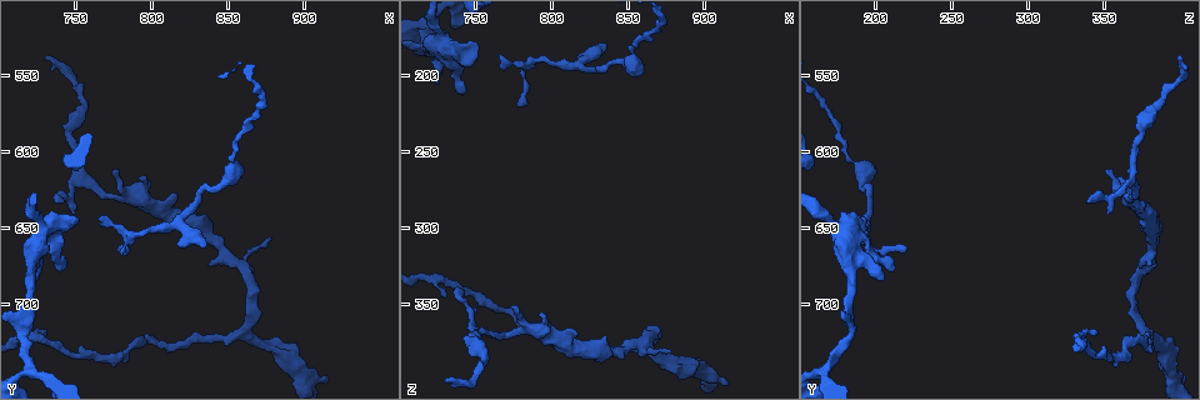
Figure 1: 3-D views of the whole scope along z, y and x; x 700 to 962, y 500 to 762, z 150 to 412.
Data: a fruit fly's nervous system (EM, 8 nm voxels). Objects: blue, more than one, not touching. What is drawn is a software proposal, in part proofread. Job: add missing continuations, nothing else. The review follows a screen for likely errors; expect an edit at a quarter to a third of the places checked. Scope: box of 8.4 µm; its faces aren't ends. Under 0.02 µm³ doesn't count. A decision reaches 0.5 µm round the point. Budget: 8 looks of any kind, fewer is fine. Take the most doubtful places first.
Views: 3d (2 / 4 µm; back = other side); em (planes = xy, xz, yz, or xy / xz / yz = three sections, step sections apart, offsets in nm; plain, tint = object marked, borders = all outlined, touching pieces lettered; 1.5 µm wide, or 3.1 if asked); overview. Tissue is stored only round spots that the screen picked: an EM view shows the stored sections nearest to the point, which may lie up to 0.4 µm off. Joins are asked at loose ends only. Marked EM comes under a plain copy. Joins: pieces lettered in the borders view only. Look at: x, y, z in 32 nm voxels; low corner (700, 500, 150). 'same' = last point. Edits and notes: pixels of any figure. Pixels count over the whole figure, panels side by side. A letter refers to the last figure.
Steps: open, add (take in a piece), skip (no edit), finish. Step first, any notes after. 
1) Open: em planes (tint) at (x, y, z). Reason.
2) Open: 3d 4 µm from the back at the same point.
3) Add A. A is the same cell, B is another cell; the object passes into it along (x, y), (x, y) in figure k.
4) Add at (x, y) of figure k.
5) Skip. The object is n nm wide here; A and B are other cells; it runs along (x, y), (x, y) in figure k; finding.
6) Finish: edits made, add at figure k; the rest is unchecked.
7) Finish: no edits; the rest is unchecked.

Open: 3d 4 µm at (726, 682, 204). An open end.

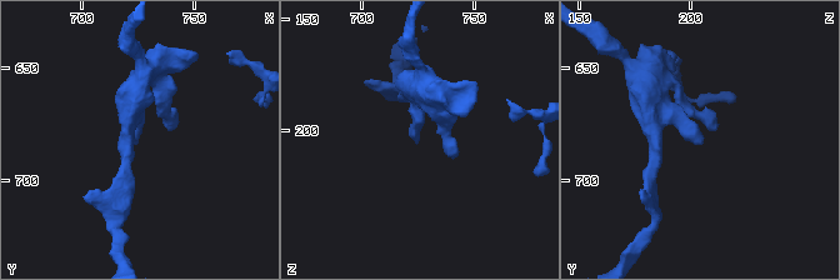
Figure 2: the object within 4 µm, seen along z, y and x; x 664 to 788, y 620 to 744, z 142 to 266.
Open: em xz step 4 (borders) at (725, 685, 203).

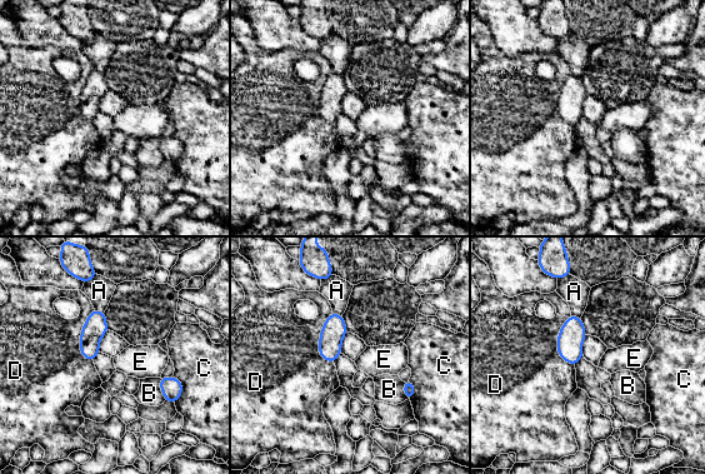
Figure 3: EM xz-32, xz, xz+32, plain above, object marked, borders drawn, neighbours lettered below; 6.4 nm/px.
Skip. A, B, C, D and E are other cells; a border runs along (94, 309), (80, 337), (91, 362) in figure 3; none of them fits.

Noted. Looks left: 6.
Open: 3d 2 µm at (832, 662, 180).

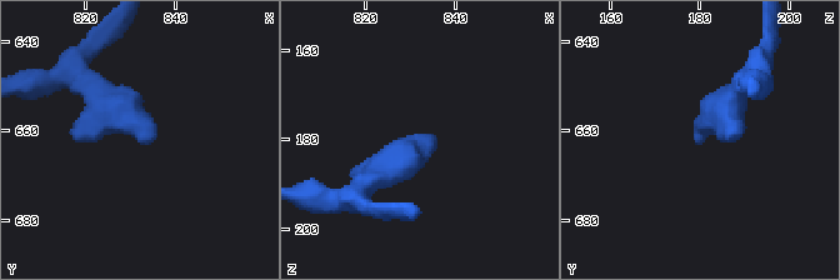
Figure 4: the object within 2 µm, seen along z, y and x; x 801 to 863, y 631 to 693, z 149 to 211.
Open: em xz step 4 (borders) at (832, 663, 179).

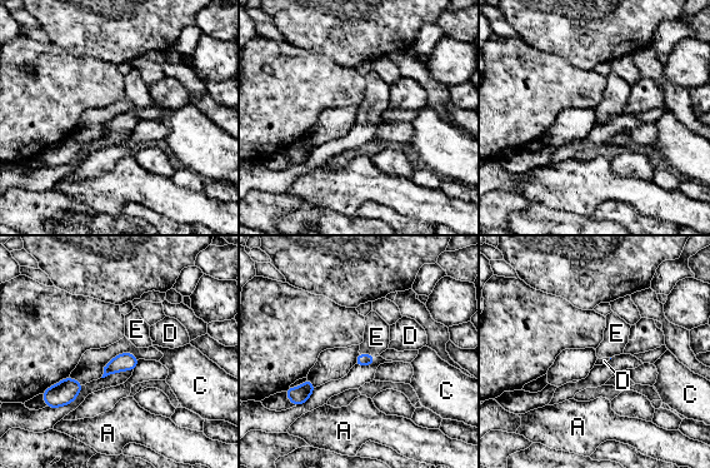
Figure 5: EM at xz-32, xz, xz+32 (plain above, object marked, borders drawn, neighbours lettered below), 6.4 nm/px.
Open: em planes (borders) at the same point.

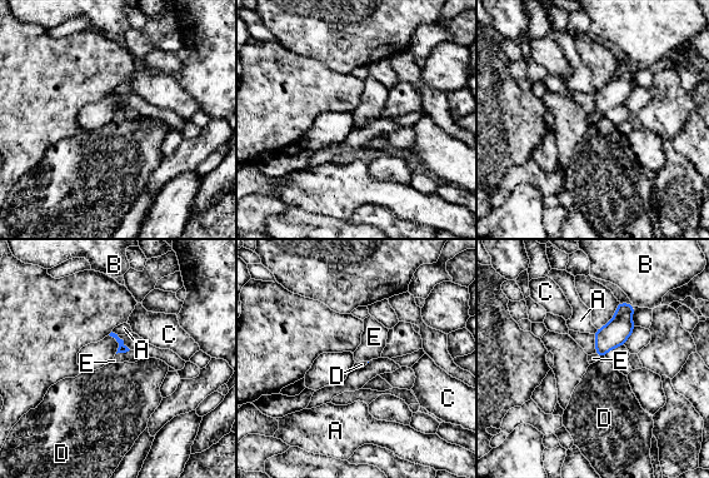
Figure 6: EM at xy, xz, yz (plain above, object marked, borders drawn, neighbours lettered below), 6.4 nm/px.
Add E. E is the same cell, A, B, C and D are other cells; the object passes into it along (123, 348), (123, 352), (131, 355) in figure 6; it goes on there.

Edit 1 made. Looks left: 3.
Open: overview.

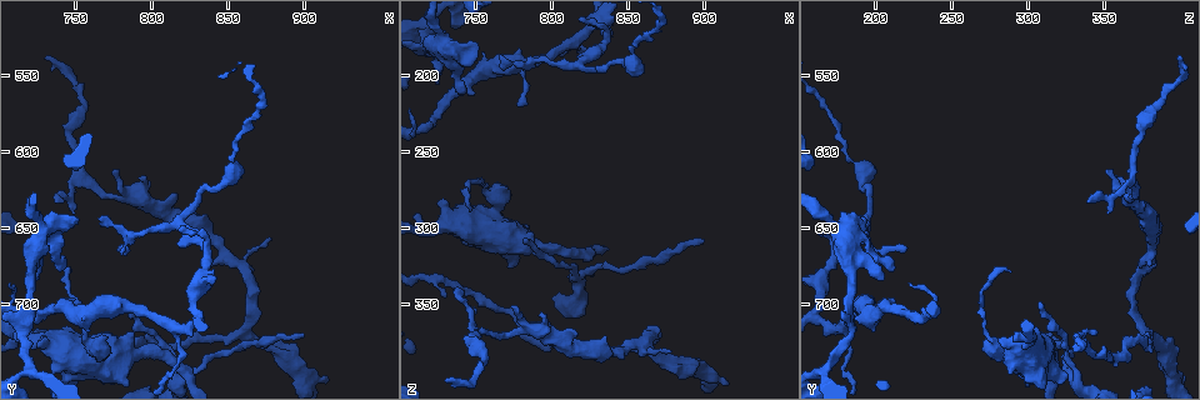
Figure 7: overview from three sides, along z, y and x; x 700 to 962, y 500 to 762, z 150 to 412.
Open: 3d 4 µm at (880, 658, 380). Free end.

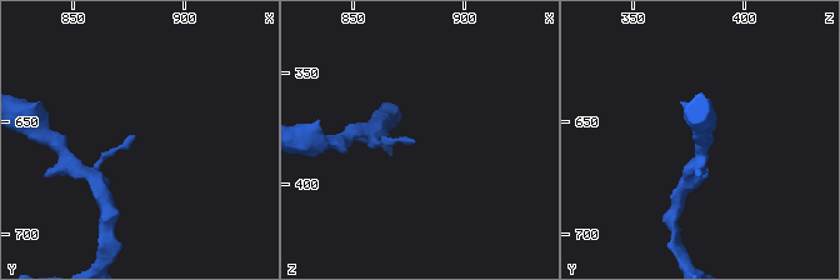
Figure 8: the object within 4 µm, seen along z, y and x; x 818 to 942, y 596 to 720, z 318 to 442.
Open: em planes (borders) at (877, 656, 382).

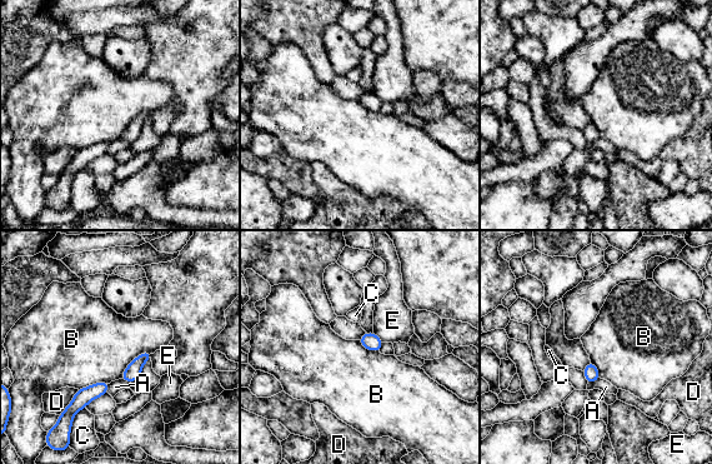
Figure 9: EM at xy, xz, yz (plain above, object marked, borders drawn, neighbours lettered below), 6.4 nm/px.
Skip. The object is 90 nm wide here; A, B, C, D and E are other cells; a border runs along (153, 353), (140, 353), (120, 378) in figure 9; no lettered piece goes on from it.

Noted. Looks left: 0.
Finish: edits made, add at figure 6; the rest is unchecked.

